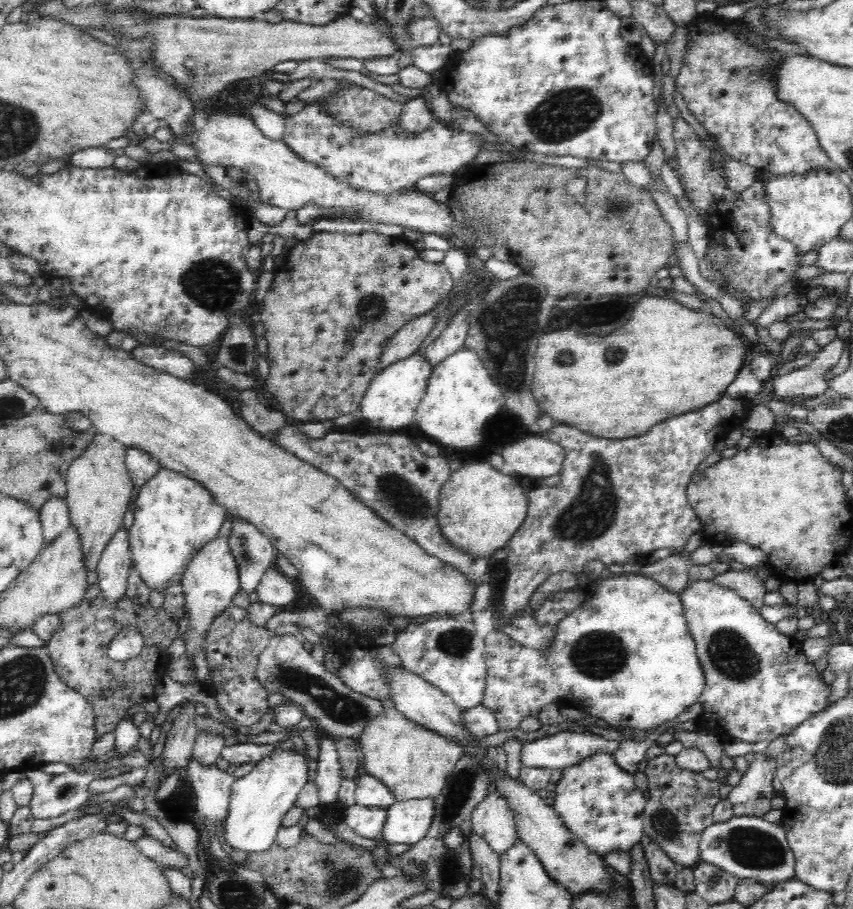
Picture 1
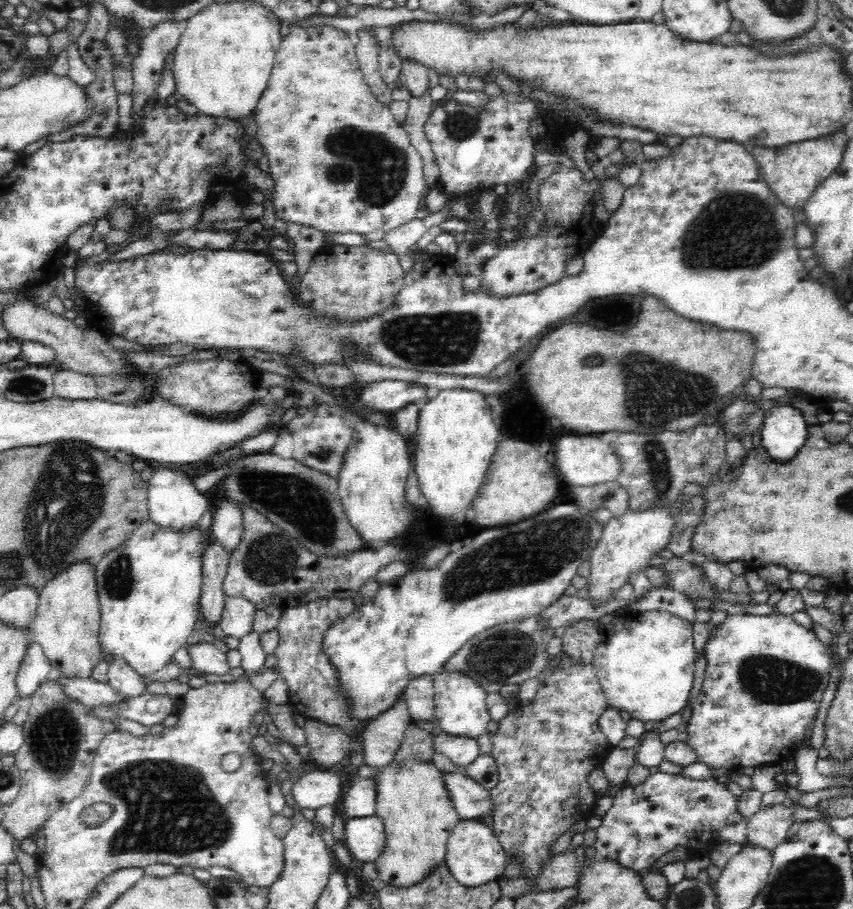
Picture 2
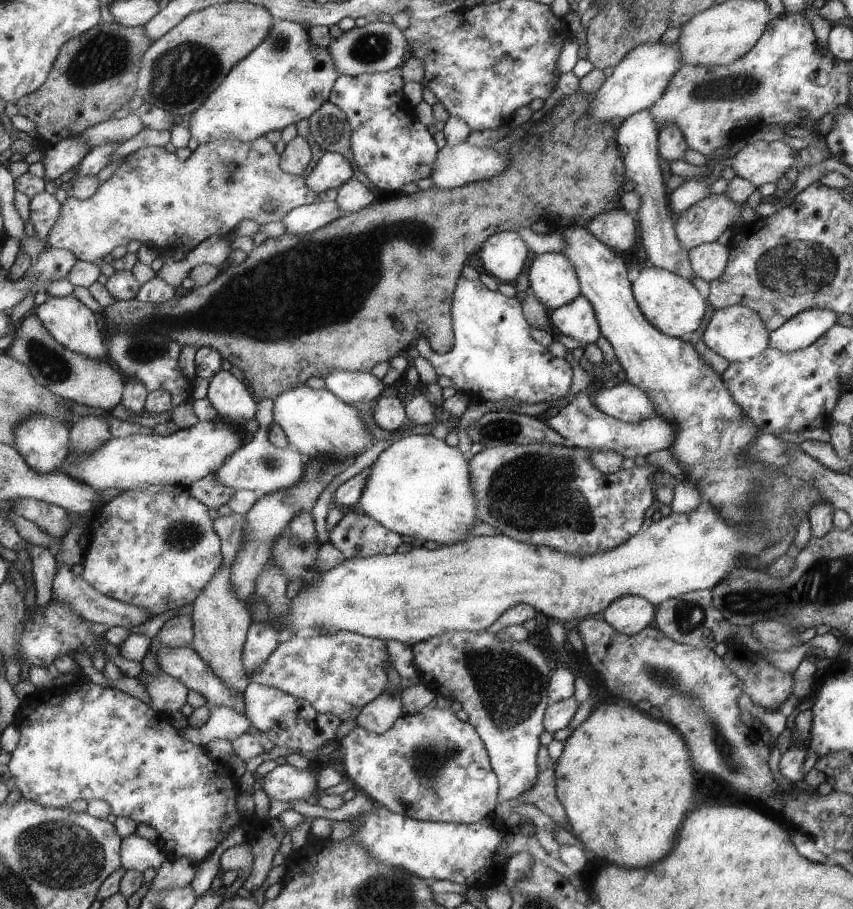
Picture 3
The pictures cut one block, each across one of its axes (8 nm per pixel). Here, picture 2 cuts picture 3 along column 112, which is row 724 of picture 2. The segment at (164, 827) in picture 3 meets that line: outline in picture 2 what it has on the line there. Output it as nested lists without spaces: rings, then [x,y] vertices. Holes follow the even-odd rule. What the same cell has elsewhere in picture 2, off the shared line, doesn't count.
[[[728,615],[720,625],[714,625],[711,621],[707,624],[708,640],[705,644],[704,658],[706,658],[706,669],[704,672],[704,681],[699,695],[693,700],[691,706],[691,717],[687,722],[686,731],[688,733],[687,744],[696,752],[697,762],[708,766],[711,770],[726,768],[729,772],[739,770],[746,767],[760,767],[761,765],[774,765],[776,763],[783,764],[792,759],[794,752],[798,750],[804,743],[802,741],[802,732],[806,730],[808,722],[814,718],[814,712],[818,710],[820,702],[822,702],[822,694],[828,686],[829,674],[831,672],[832,661],[829,657],[827,646],[820,641],[814,632],[798,625],[792,615]]]

